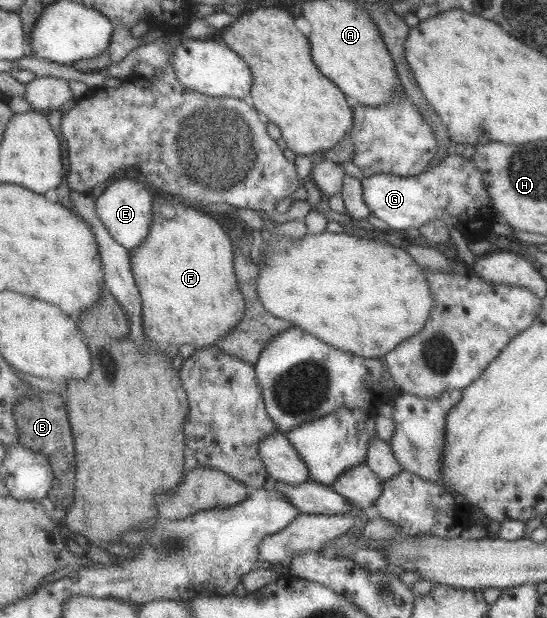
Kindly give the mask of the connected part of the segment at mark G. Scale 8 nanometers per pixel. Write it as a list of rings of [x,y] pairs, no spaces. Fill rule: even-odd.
[[[450,151],[438,166],[431,167],[413,177],[397,177],[391,174],[373,174],[363,177],[360,182],[361,197],[367,207],[368,214],[383,221],[389,228],[395,228],[399,234],[406,229],[416,228],[439,220],[445,227],[456,229],[463,238],[482,240],[487,234],[487,226],[491,226],[497,213],[491,204],[487,191],[483,189],[481,174],[473,160],[465,159]]]

